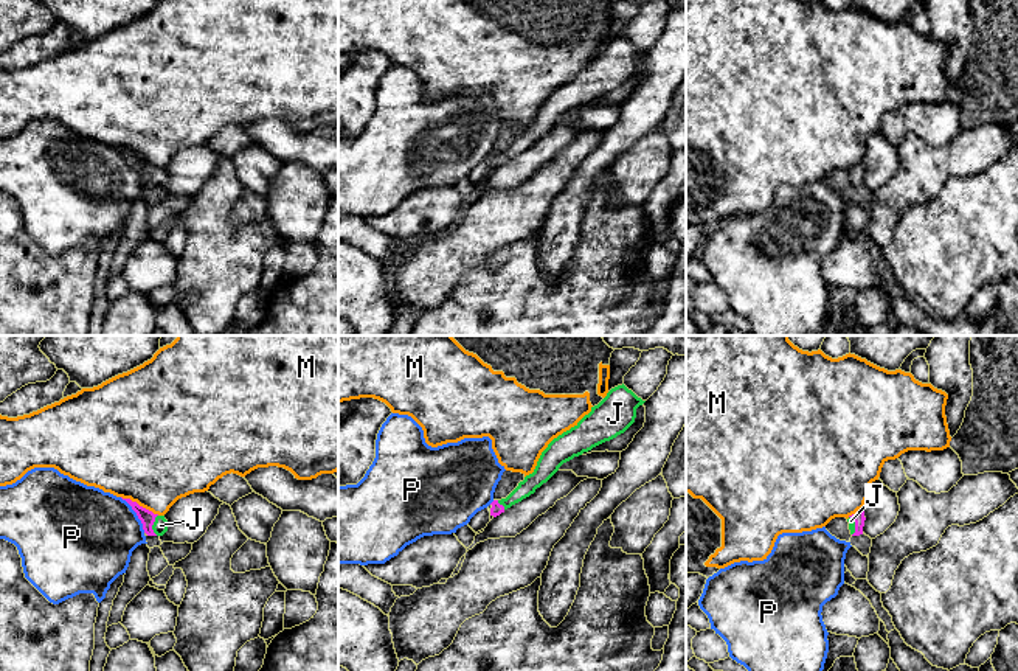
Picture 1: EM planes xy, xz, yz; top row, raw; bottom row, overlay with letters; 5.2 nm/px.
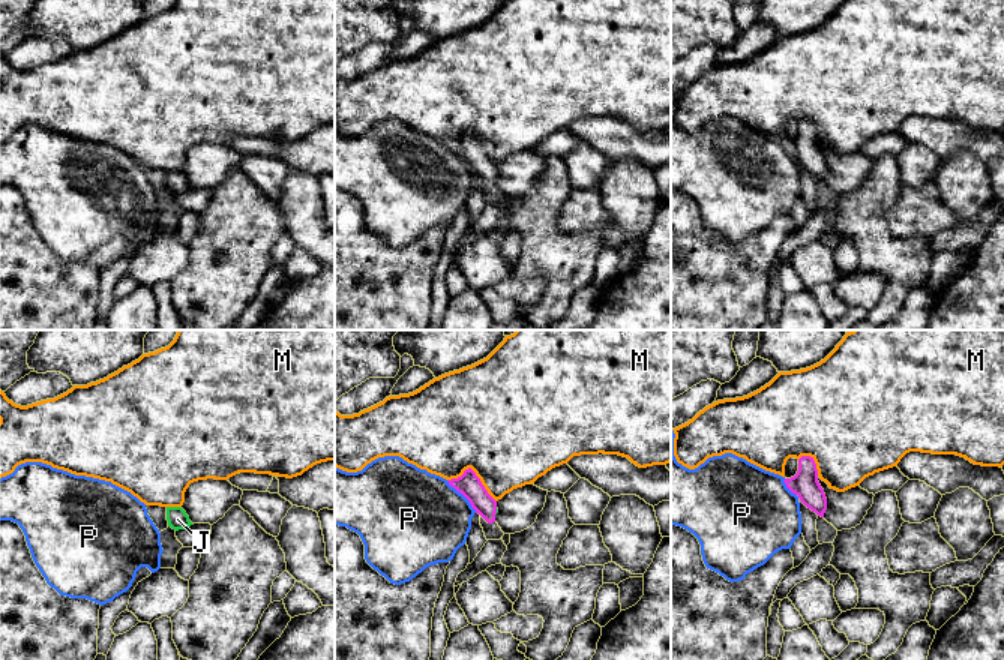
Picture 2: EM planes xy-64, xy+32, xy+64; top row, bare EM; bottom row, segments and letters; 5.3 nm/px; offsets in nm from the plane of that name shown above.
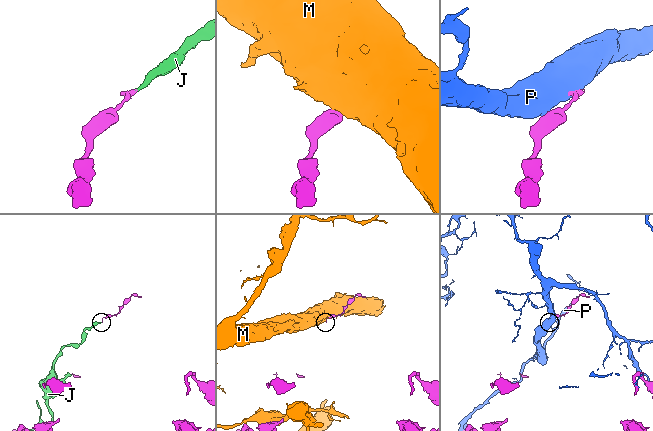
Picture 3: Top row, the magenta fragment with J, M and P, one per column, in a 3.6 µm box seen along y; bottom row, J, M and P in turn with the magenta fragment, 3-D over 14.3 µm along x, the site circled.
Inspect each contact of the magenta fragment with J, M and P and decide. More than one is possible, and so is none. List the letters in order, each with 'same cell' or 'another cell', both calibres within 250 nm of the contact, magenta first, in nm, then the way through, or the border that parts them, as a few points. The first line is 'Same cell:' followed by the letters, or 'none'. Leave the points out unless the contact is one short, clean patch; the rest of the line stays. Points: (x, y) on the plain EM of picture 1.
Same cell: J
J: same cell | 80/80 nm
M: another cell | 80/480 nm | along xy (121, 148), (159, 166)
P: another cell | 80/440 nm | along xy (120, 149), (135, 165), (145, 184)

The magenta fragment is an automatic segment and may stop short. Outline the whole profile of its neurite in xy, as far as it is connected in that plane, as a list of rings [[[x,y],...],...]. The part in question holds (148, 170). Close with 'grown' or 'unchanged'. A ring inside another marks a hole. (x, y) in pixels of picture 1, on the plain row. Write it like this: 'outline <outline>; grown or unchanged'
outline [[[130,151],[126,152],[132,162],[137,165],[138,171],[143,176],[143,182],[147,188],[163,188],[168,183],[168,172],[164,168],[154,166],[152,163],[140,158],[137,154],[132,154]]]; grown

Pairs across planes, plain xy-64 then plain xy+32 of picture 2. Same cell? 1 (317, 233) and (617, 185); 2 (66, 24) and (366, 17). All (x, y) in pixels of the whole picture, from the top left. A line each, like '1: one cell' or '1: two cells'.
1: one cell
2: two cells

